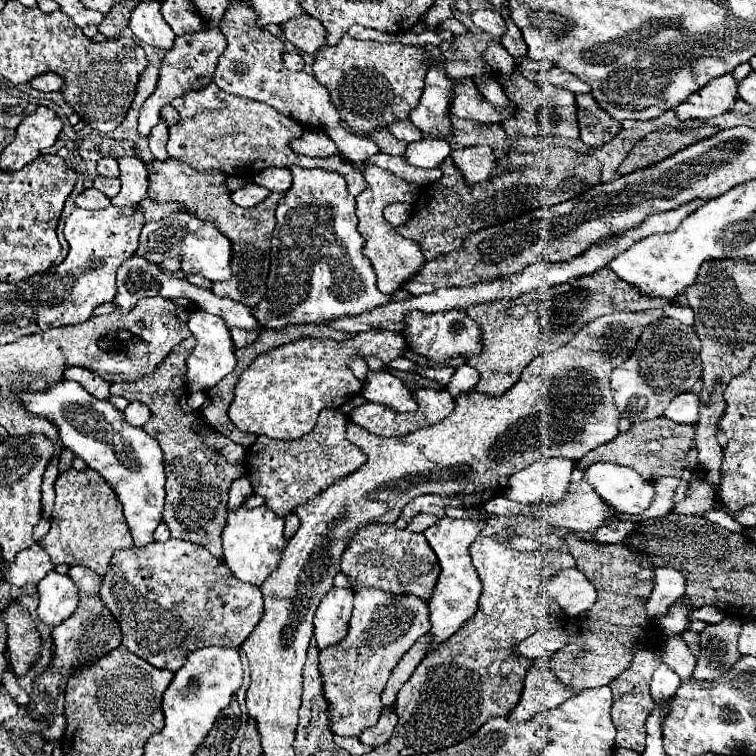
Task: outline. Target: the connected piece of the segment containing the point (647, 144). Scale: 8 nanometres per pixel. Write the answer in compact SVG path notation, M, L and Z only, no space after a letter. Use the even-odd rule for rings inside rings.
M700 125L700 127L694 127L694 129L686 129L686 131L666 127L666 129L660 129L660 131L648 133L646 137L642 137L634 145L632 153L628 153L624 163L618 167L618 173L626 175L626 173L632 173L640 167L654 165L654 163L666 159L668 155L674 155L680 149L684 149L684 147L688 147L688 145L700 141L700 139L716 135L718 131L720 131L718 125Z

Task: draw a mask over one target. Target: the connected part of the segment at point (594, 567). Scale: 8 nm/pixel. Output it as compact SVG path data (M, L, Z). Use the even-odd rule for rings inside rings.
M578 533L567 534L565 542L570 555L576 559L576 567L594 585L598 599L586 615L582 613L584 619L578 619L578 641L560 649L550 659L548 667L564 685L568 685L566 675L572 673L570 687L582 691L586 687L608 685L616 675L628 669L636 651L658 649L660 633L646 613L646 601L654 589L654 565L646 557L636 557L624 543L598 543L594 539L584 539Z

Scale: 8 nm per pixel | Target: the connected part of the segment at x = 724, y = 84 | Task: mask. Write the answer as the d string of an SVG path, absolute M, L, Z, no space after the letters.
M732 75L716 77L704 89L692 93L684 103L676 107L678 119L708 119L714 115L722 115L732 109L736 101L736 81Z

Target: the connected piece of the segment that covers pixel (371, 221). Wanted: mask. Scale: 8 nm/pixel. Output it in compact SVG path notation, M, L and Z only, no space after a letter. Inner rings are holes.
M366 165L366 171L364 171L364 179L368 181L368 189L362 191L358 197L356 197L356 217L358 217L358 231L360 235L366 239L366 245L364 245L364 253L366 257L372 261L374 265L374 271L378 275L378 289L382 293L394 293L400 289L400 285L404 281L408 281L410 277L414 277L420 267L424 265L424 255L422 251L418 249L418 243L414 241L408 241L404 239L402 235L396 233L396 229L384 219L382 211L386 205L390 203L396 203L396 201L404 201L404 203L414 203L416 197L420 195L420 189L412 183L406 183L404 179L396 177L394 173L390 171L384 171L380 167L374 167L374 165Z

